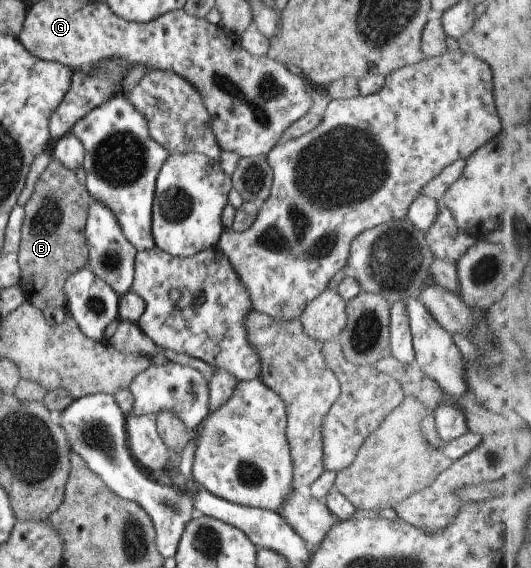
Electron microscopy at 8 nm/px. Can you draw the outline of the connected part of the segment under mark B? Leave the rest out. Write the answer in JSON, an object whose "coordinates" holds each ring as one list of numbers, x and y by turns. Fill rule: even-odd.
{"coordinates":[[54,158,37,174,32,195,22,207,24,217,17,251,18,283,30,306,40,311,48,307,64,309,66,278,86,263,83,231,91,197,86,187,76,180,74,171,60,165]]}

